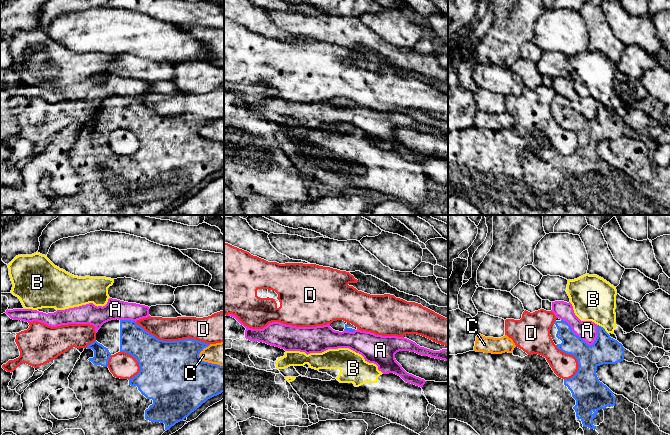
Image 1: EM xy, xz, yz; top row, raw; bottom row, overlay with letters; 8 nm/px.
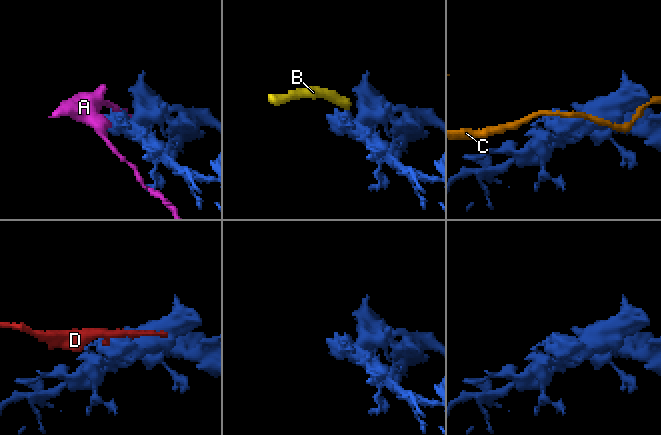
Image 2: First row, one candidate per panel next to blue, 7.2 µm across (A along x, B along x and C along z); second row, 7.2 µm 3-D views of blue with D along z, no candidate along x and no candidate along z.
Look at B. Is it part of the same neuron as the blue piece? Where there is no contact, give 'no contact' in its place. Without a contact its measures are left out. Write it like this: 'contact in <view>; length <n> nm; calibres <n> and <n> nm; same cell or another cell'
contact in yz; length 110 nm; calibres 220 and 360 nm; another cell

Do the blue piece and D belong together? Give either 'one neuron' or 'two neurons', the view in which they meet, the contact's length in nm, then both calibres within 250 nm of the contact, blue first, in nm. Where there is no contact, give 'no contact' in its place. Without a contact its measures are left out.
two neurons | xy | 650 nm | 500/190 nm

